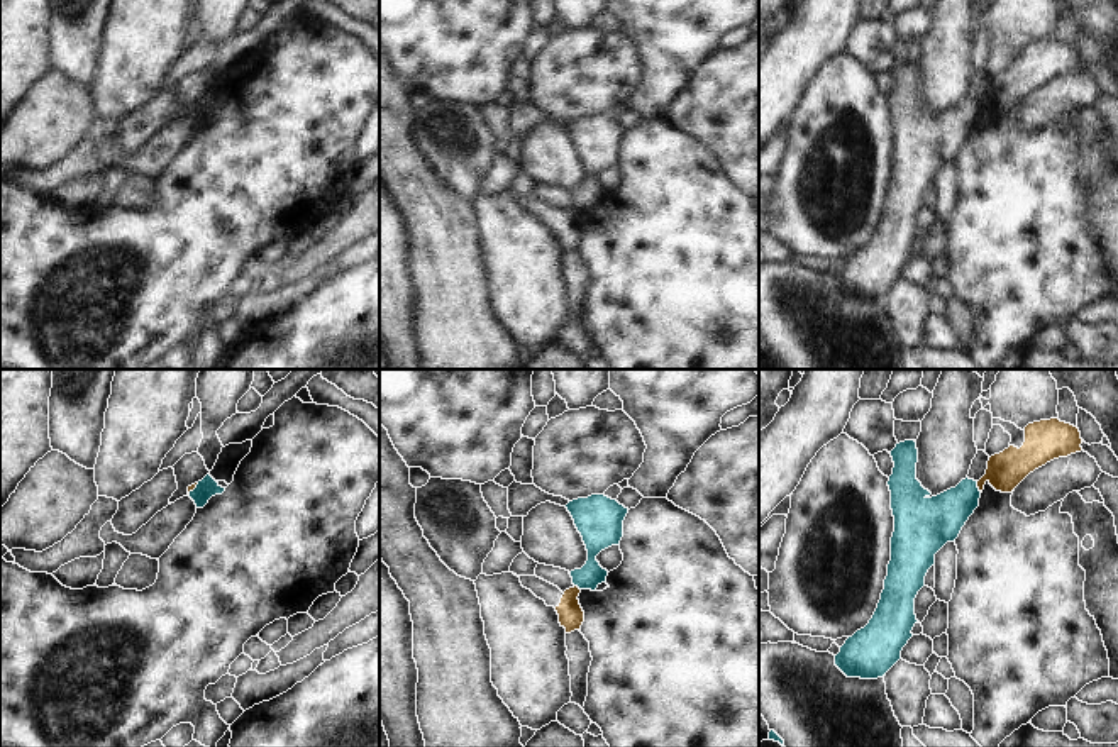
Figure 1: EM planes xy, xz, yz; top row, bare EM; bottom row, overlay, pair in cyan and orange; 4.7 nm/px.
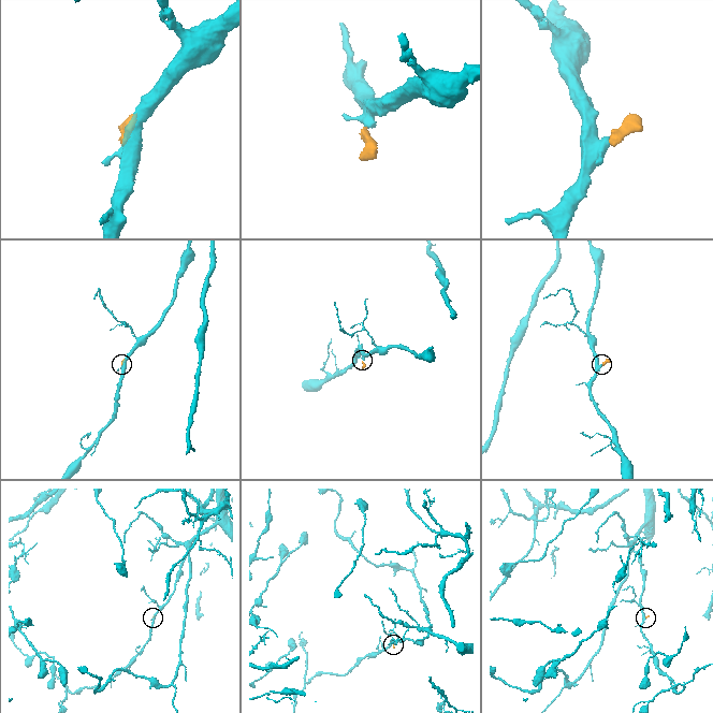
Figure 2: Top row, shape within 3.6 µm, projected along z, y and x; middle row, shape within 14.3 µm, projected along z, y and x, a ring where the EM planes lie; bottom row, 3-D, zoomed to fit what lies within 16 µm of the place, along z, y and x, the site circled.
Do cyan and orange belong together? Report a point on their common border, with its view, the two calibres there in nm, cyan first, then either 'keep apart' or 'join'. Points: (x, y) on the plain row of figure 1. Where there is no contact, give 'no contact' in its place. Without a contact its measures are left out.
contact yz (976, 107); calibres 220 and 180 nm; keep apart

